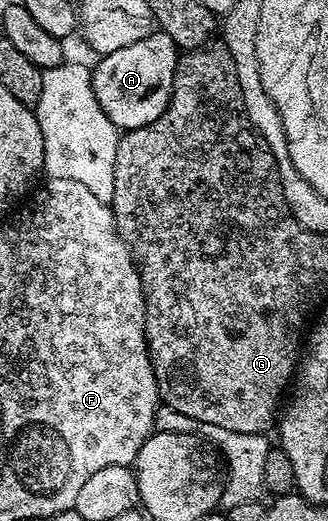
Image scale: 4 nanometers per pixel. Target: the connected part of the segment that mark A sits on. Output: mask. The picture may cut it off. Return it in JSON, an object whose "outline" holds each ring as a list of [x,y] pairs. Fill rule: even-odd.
{"outline":[[[155,31],[140,43],[99,56],[91,72],[91,89],[96,102],[117,130],[139,129],[164,115],[172,95],[180,50],[168,34]]]}

